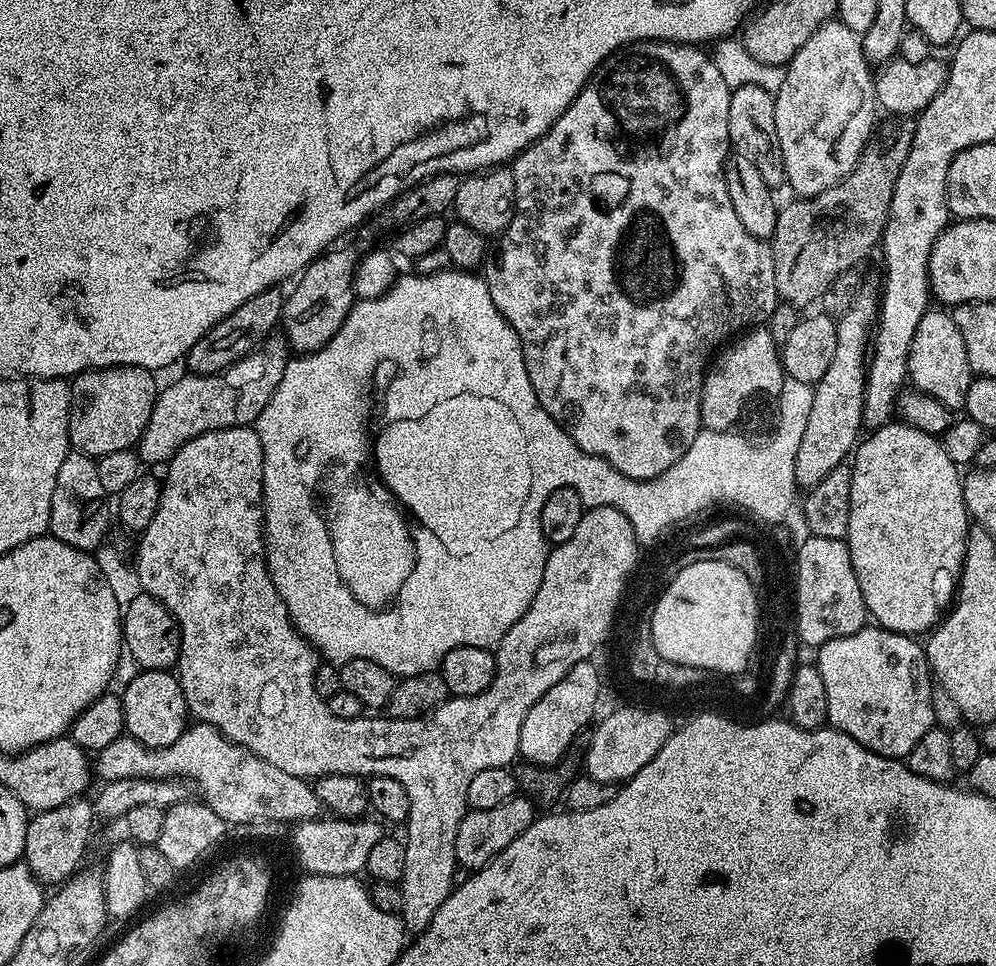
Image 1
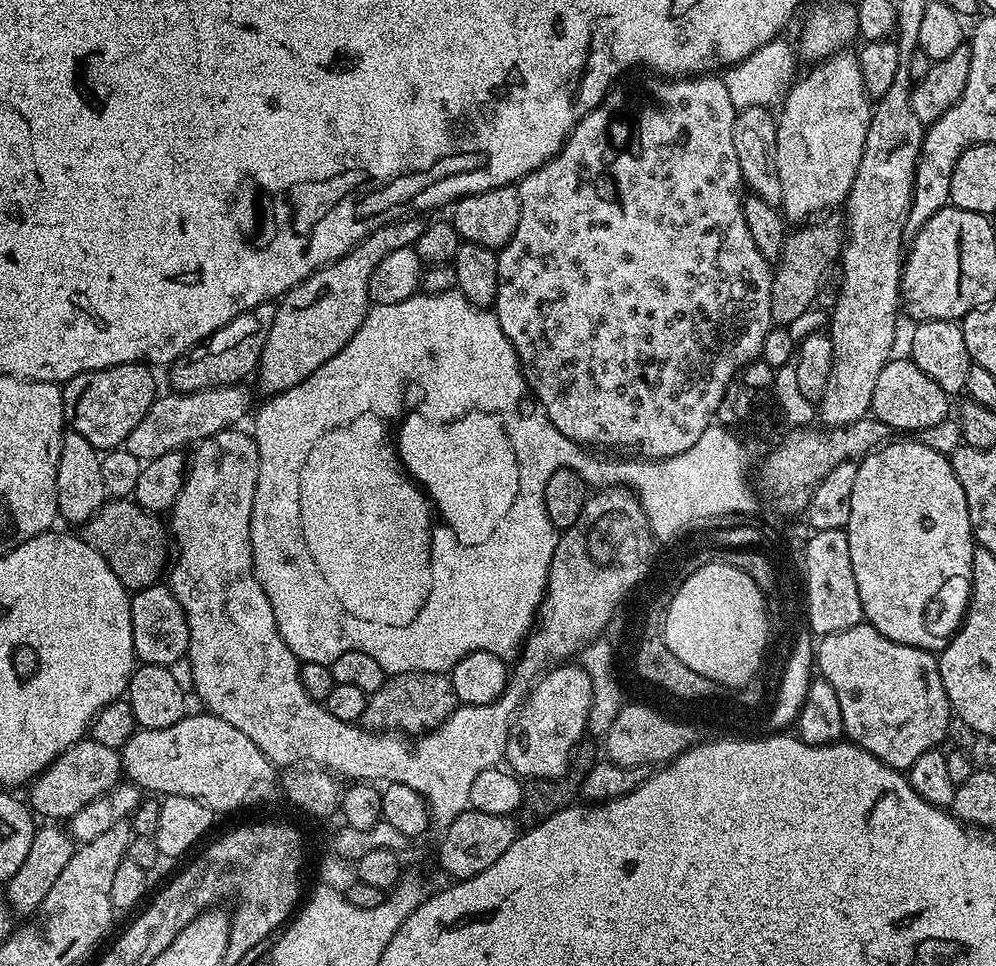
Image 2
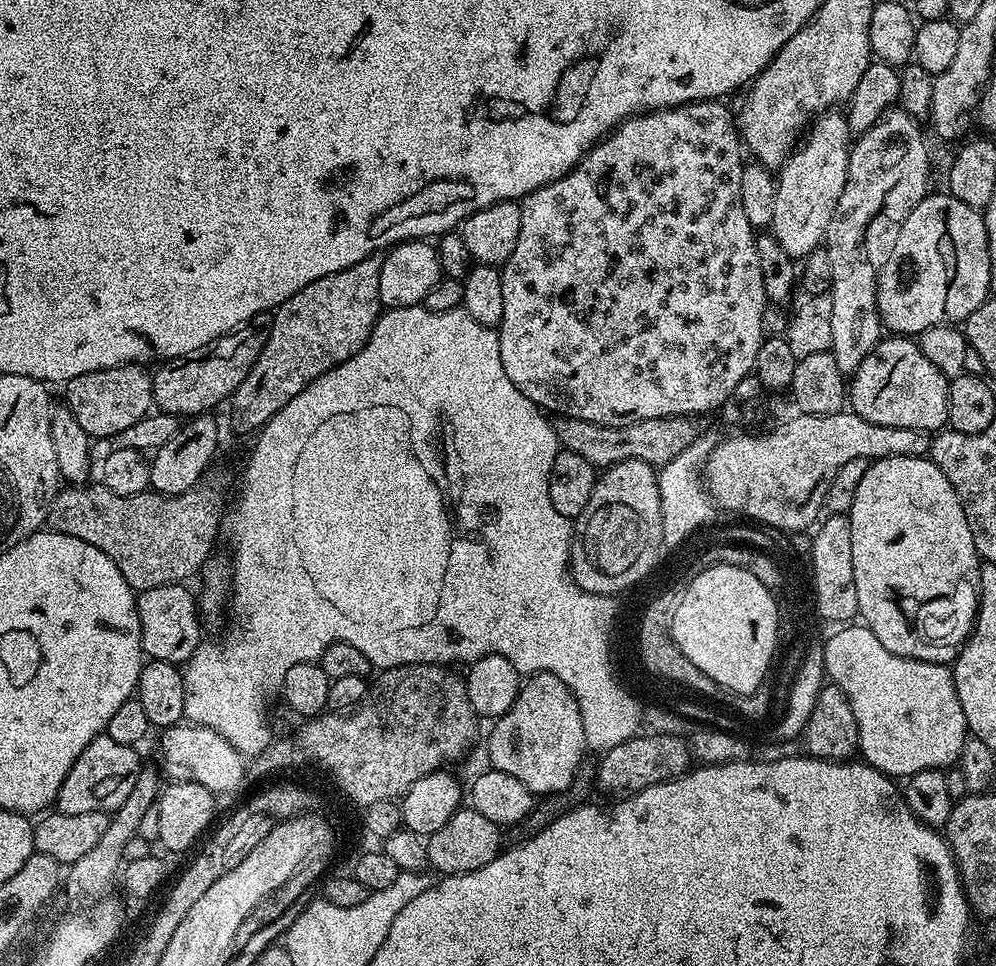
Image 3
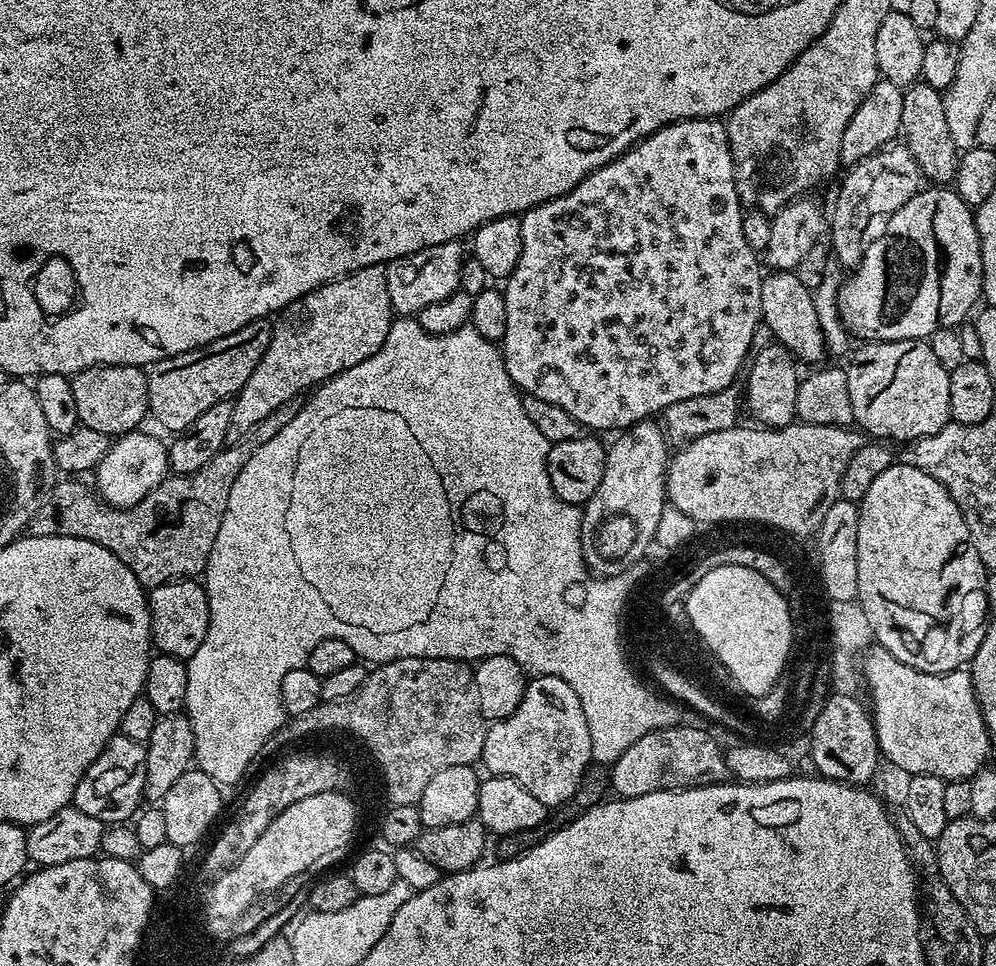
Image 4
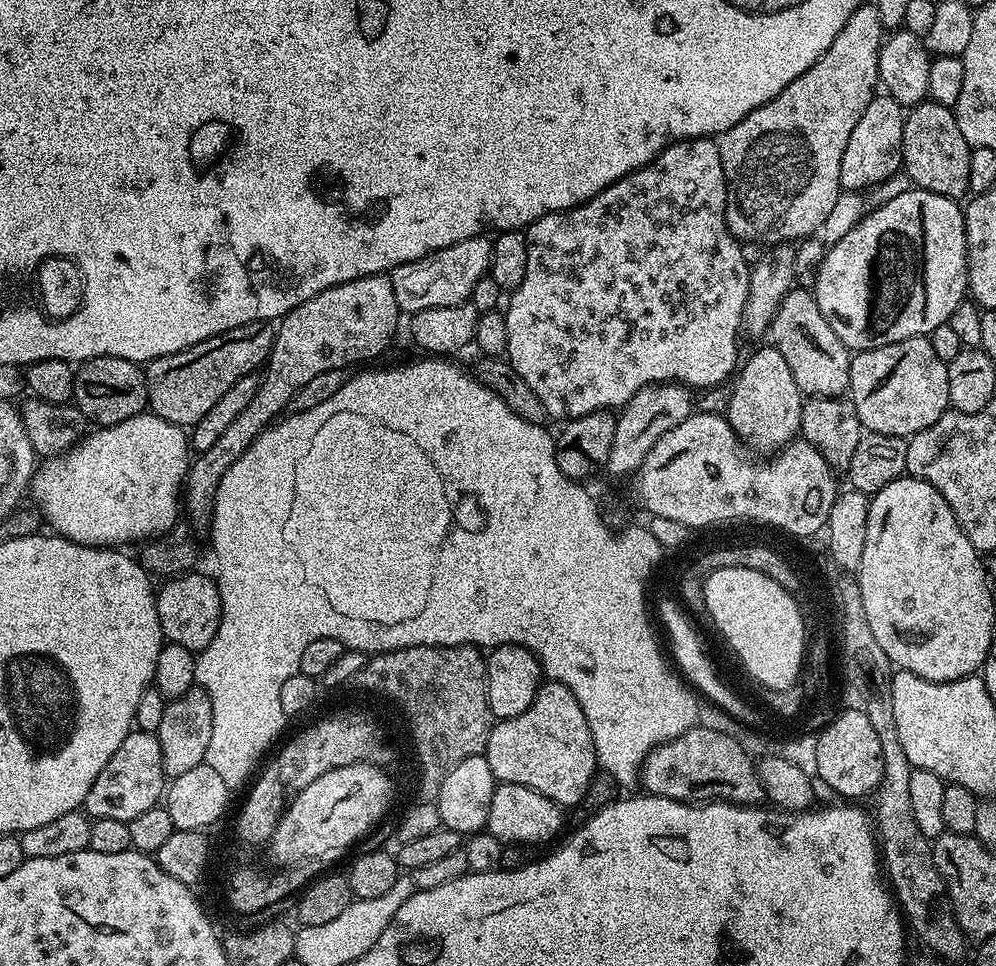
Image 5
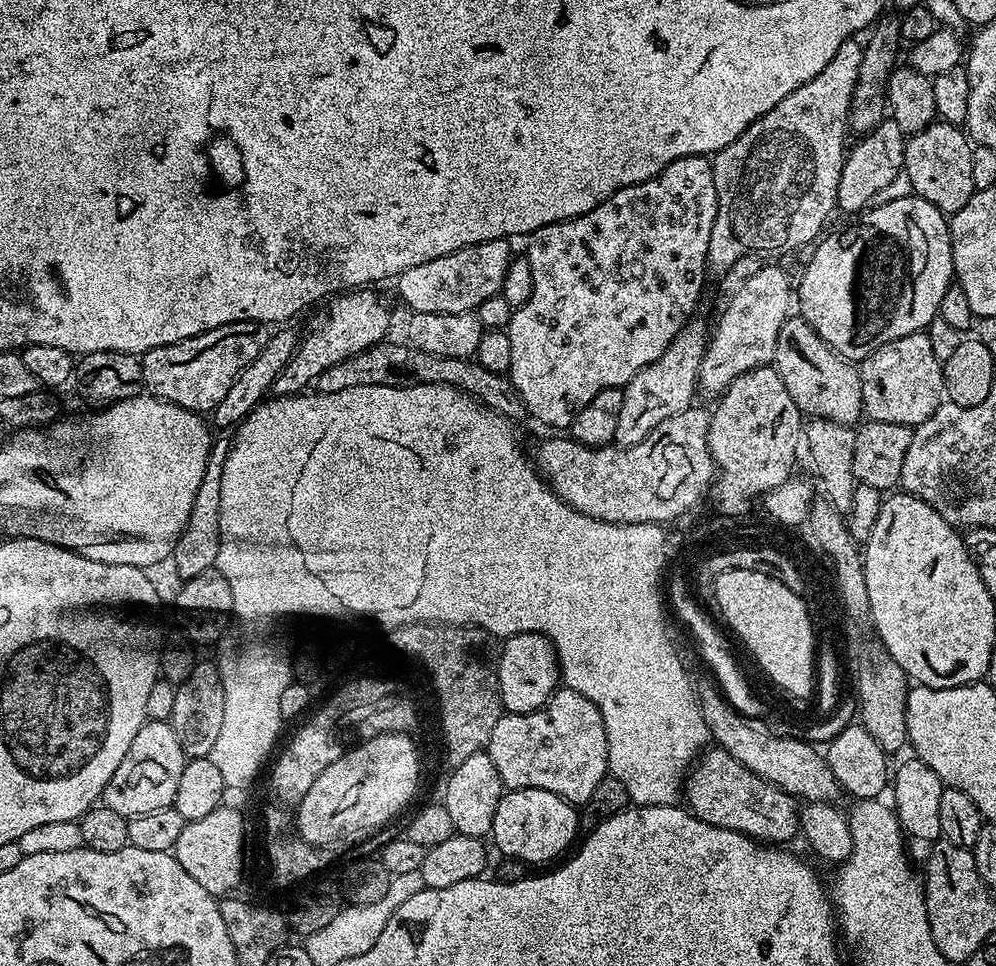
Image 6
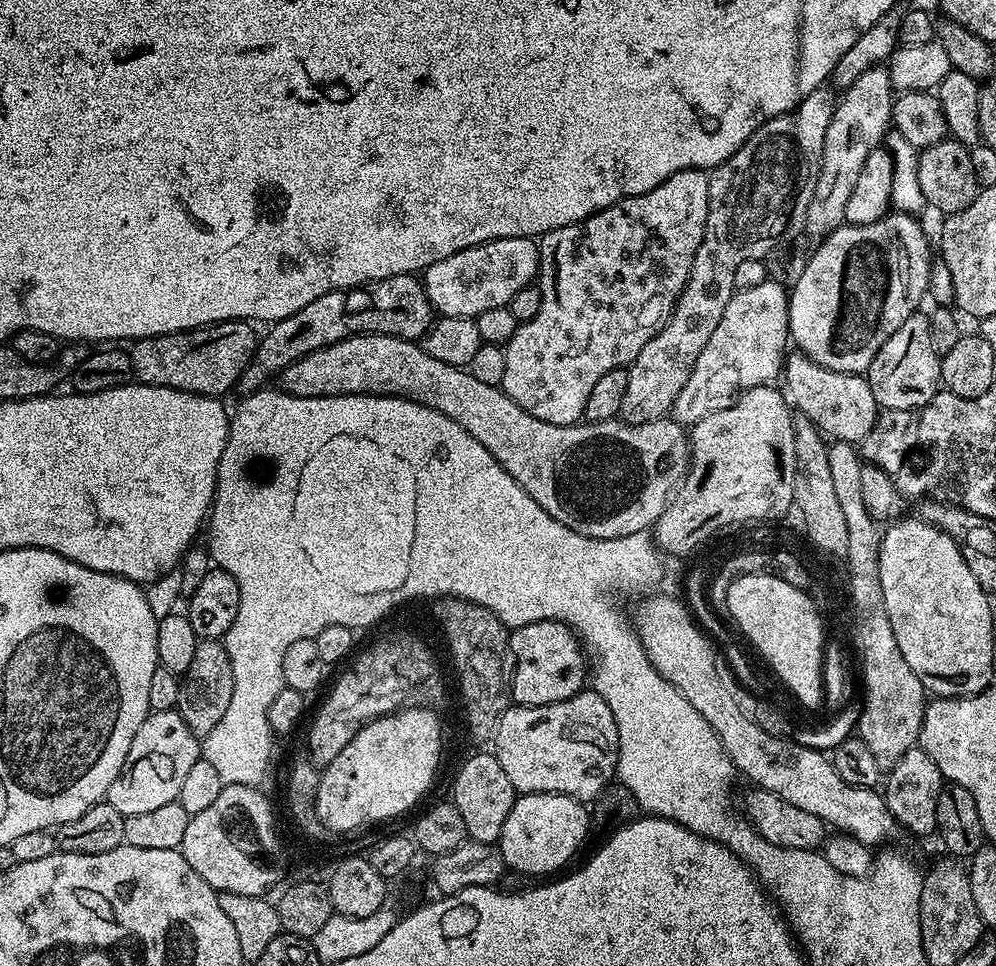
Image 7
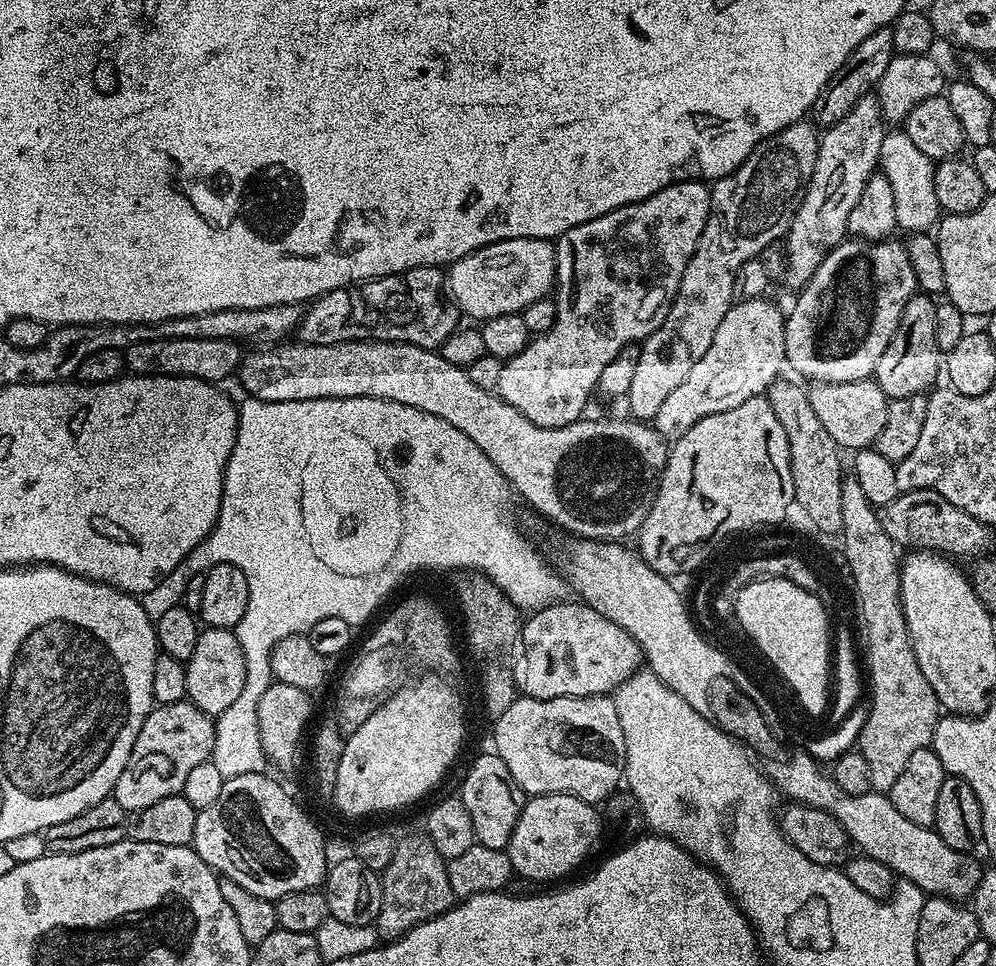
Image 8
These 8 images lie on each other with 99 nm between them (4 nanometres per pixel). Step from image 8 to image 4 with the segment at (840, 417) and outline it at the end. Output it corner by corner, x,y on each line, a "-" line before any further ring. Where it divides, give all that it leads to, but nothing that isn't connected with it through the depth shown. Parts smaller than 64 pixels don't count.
772,270
762,279
762,321
770,326
775,343
783,344
797,361
804,360
808,366
816,366
826,356
824,332
818,322
813,289
804,285
804,280
795,271

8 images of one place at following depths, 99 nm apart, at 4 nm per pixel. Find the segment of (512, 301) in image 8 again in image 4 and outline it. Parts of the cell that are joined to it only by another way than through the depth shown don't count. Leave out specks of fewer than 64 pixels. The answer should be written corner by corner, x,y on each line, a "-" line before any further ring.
451,240
388,261
384,273
393,313
408,318
431,303
442,302
454,295
459,289
460,271
466,259
466,248
462,245
460,240

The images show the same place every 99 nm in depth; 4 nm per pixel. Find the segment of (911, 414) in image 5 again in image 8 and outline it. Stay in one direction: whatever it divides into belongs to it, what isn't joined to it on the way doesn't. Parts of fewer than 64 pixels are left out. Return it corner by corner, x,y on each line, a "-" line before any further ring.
928,294
911,296
906,302
898,330
894,330
886,350
882,350
882,358
878,358
874,373
876,384
882,386
889,400
927,393
937,383
936,375
942,372
942,353
938,342
934,342
936,306
937,301

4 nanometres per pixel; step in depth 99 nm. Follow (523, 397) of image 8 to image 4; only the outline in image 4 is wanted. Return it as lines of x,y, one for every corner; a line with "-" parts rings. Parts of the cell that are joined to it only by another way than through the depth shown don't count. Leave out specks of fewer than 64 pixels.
709,118
707,120
679,120
673,124
667,124
665,128
660,128
654,134
650,134
644,137
643,140
638,141
634,147
622,153
618,159
610,161
606,166
602,166
598,170
594,170
585,180
578,182
578,186
574,186
574,190
570,190
565,196
542,202
538,206
534,206
530,211
523,213
520,216
522,258
518,258
518,266
514,266
514,270
509,274
502,288
506,298
506,334
502,341
502,355
504,369
510,374
512,383
516,385
521,393
534,395
536,398
542,398
545,402
550,402
551,405
562,407
567,414
573,416
578,425
584,428
586,426
588,428
585,429
588,430
596,430
592,428
623,430
629,428
631,424
637,424
639,420
647,420
663,413
664,409
670,407
672,403
680,402
686,398
694,398
695,395
713,394
715,391
723,390
726,386
730,386
743,364
747,351
750,350
750,338
753,337
754,328
762,320
762,271
760,272
760,264
756,261
759,260
757,252
751,249
749,243
746,242
746,236
743,233
745,213
742,209
740,210
740,207
742,207
742,201
736,189
736,171
734,170
734,162
728,145
728,130
725,121
720,118

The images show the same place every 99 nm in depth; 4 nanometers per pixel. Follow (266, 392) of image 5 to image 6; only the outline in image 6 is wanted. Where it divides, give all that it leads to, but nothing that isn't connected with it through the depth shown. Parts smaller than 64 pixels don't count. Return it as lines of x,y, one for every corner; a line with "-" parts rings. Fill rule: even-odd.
365,286
347,294
333,295
327,303
311,313
313,316
308,324
308,333
305,336
303,333
296,345
296,353
272,383
275,395
294,396
303,393
307,389
304,387
315,382
323,371
374,347
389,335
387,332
392,324
392,316
388,313
388,304
378,293
372,291
376,290
-
213,439
210,458
206,462
206,470
202,474
202,482
195,494
193,509
190,518
175,544
175,550
170,560
174,562
176,574
181,581
197,577
198,574
211,571
218,556
221,545
221,494
222,494
222,466
226,466
226,454
230,444
227,439

